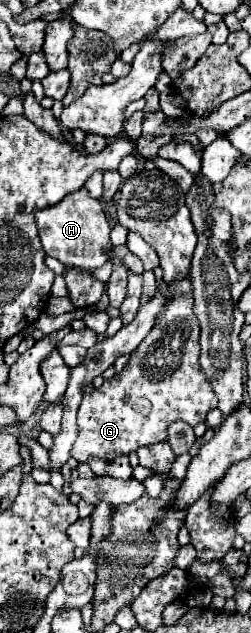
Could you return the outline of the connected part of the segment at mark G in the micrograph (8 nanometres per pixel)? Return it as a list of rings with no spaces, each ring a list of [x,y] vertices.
[[[175,295],[169,301],[167,309],[157,317],[151,333],[131,353],[125,369],[111,381],[105,381],[103,389],[95,389],[93,385],[85,387],[83,401],[77,413],[79,435],[71,449],[71,455],[79,463],[85,463],[89,455],[95,455],[99,459],[115,459],[117,455],[129,455],[143,445],[165,441],[169,423],[181,419],[193,427],[197,423],[205,423],[207,413],[217,407],[217,397],[199,367],[199,321],[193,315],[191,307],[193,295]]]

